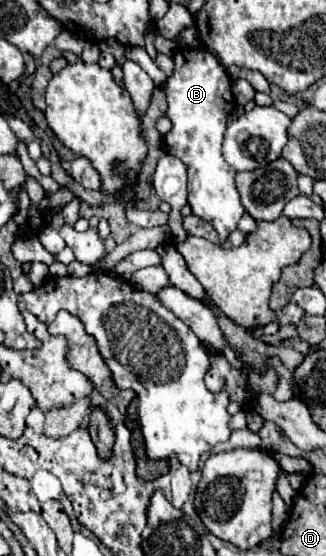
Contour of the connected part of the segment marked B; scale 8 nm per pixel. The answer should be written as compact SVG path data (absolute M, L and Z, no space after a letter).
M178 49L174 55L174 73L168 77L164 91L168 97L168 117L172 121L170 133L164 137L170 155L176 155L188 169L188 205L192 213L208 221L218 237L220 245L238 227L240 217L246 213L242 207L238 189L234 185L236 171L222 157L222 139L228 123L228 115L234 105L228 101L232 97L230 77L206 49Z

